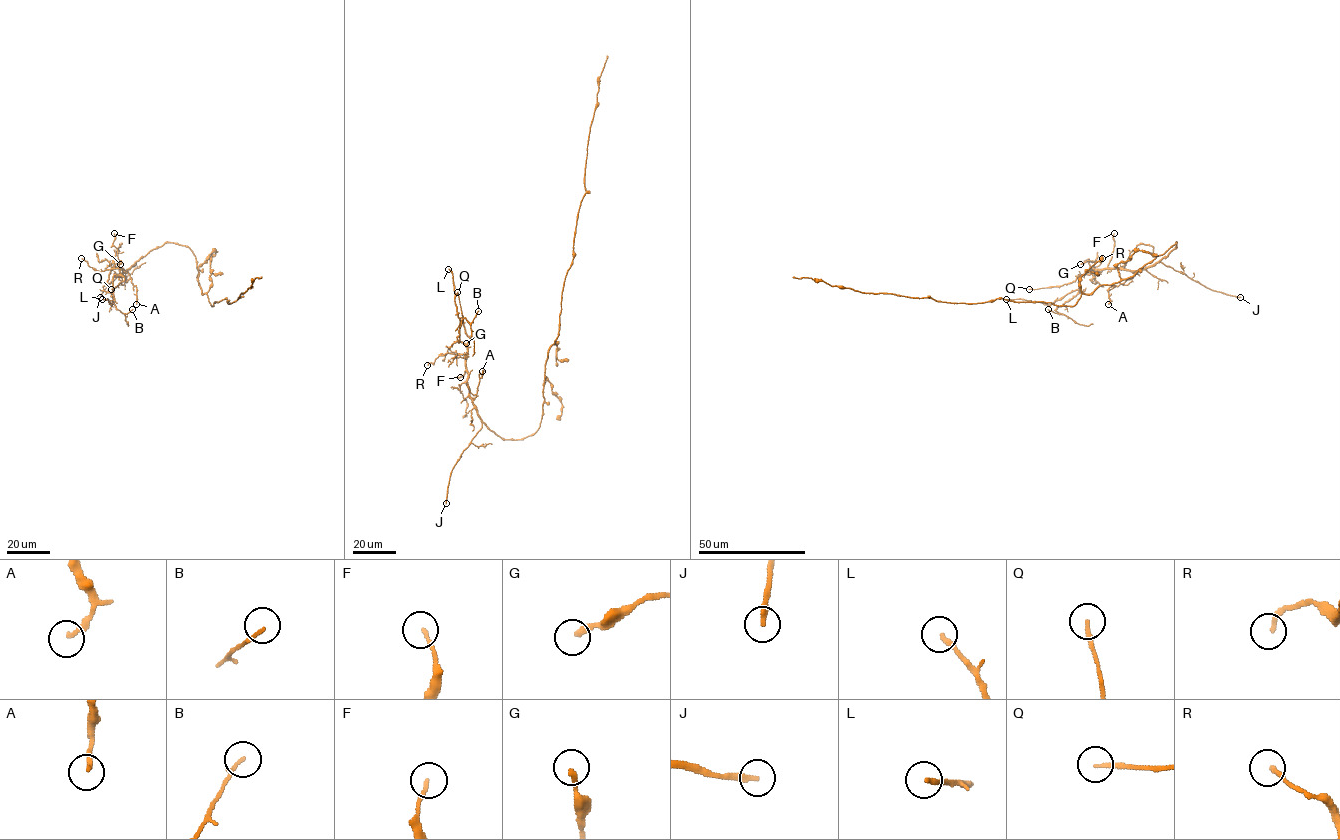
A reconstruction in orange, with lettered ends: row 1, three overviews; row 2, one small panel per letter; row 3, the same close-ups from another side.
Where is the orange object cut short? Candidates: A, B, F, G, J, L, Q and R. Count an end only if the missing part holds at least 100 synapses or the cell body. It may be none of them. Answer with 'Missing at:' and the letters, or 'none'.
Missing at: J

